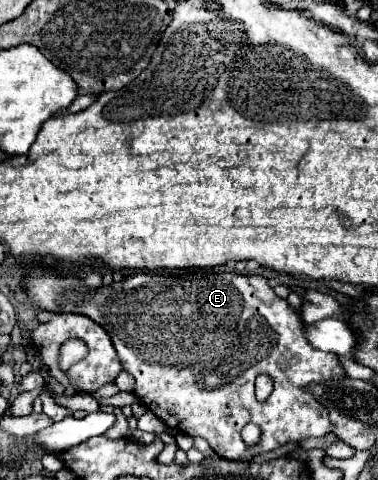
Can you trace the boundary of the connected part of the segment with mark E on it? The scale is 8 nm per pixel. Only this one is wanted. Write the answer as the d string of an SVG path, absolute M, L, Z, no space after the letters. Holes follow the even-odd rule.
M33 268L27 272L27 290L29 290L29 298L33 300L35 306L39 308L45 308L45 310L51 310L51 312L75 312L75 314L85 314L89 318L93 318L97 324L101 324L111 340L113 340L113 346L119 354L119 360L123 364L123 370L127 370L129 374L135 376L135 394L145 402L145 406L157 414L159 418L163 418L163 422L169 426L169 428L177 428L189 436L201 436L201 438L207 438L211 444L211 450L221 456L221 458L231 458L231 460L251 460L255 454L263 454L263 452L269 452L269 450L275 450L287 442L295 442L299 444L301 440L307 440L307 438L319 438L319 436L325 436L325 434L331 434L335 430L335 424L333 420L329 418L329 410L317 402L313 396L309 396L305 392L305 386L311 384L311 382L317 382L317 384L325 384L325 382L339 382L339 380L345 380L347 374L339 362L339 358L331 352L321 352L317 348L313 348L307 340L307 324L301 316L301 310L295 310L289 306L287 300L279 298L273 288L267 284L267 280L263 276L241 276L241 274L207 274L207 272L181 272L181 274L131 274L127 276L125 282L121 284L109 284L109 286L101 286L99 290L89 290L81 278L77 276L59 276L55 270L47 270L47 268ZM259 374L267 374L271 380L273 380L273 392L271 396L265 400L265 402L259 402L255 398L255 378ZM247 422L253 422L261 428L261 438L255 446L247 446L241 438L241 428L247 424Z

